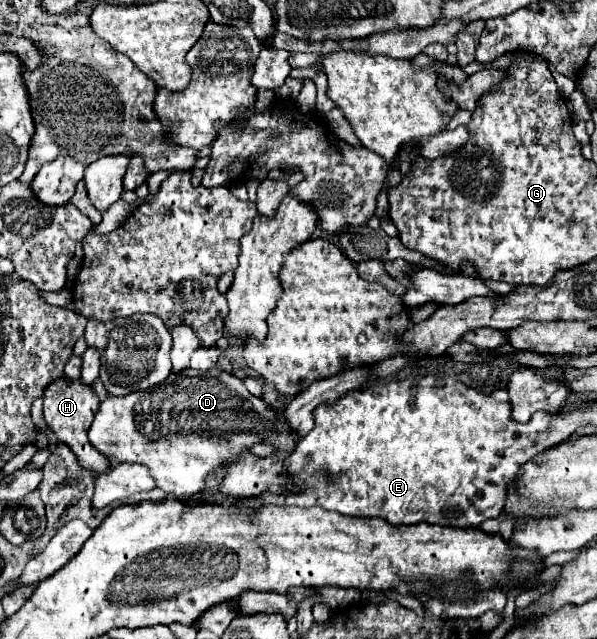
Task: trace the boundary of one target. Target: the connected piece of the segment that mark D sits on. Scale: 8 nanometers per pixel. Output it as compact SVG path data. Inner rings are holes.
M189 367L183 373L171 373L167 381L159 383L159 387L151 387L149 391L135 391L125 397L107 397L89 427L89 441L115 463L147 465L153 479L157 481L157 487L179 499L203 491L205 477L219 467L227 467L225 477L219 485L223 497L255 497L263 491L295 491L289 475L283 469L283 459L295 447L291 429L287 427L287 423L283 423L281 415L275 409L267 407L259 397L253 397L241 379L229 373L219 373L215 367L211 371L197 371ZM269 435L279 435L279 455L265 459L249 455L247 449L257 441L265 441Z

